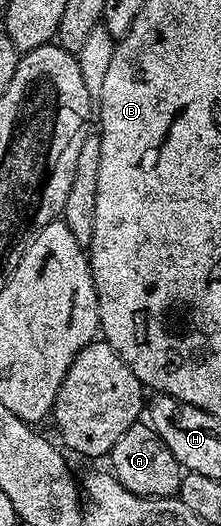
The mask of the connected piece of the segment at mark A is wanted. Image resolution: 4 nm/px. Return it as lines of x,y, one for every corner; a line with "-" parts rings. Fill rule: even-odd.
139,420
116,440
108,455
109,469
125,490
141,498
173,498
182,483
183,468
168,452
168,444
145,421

